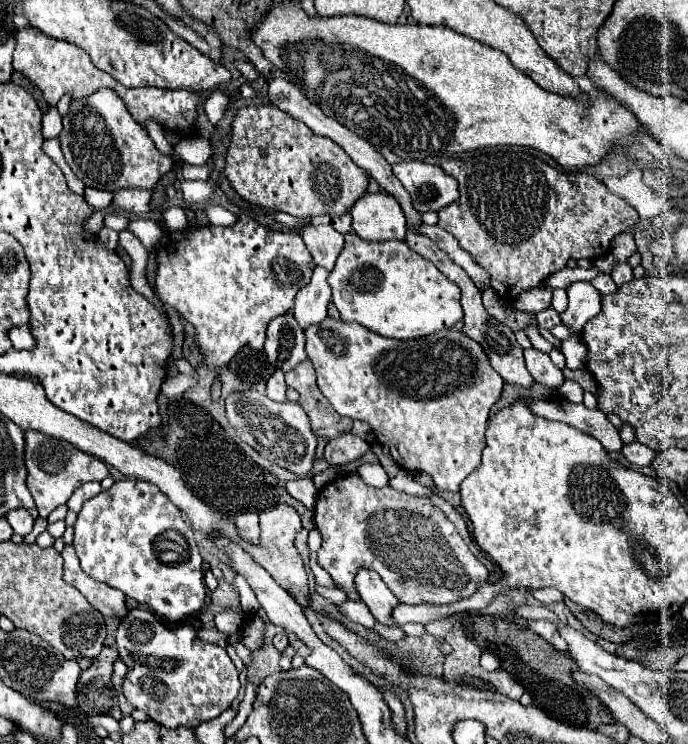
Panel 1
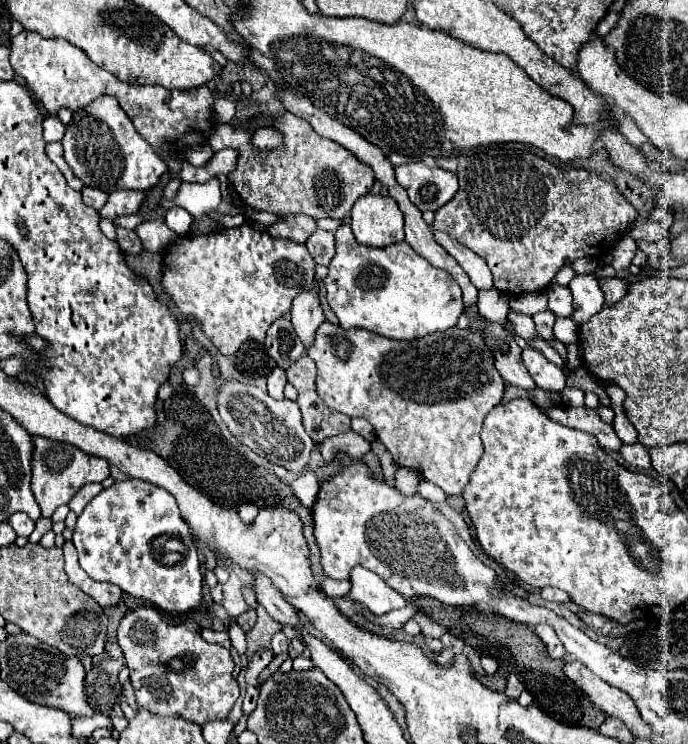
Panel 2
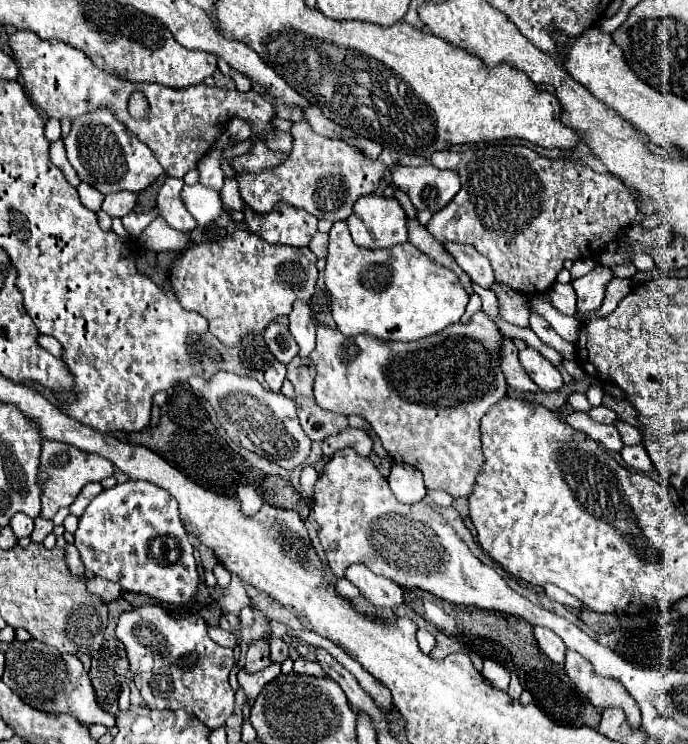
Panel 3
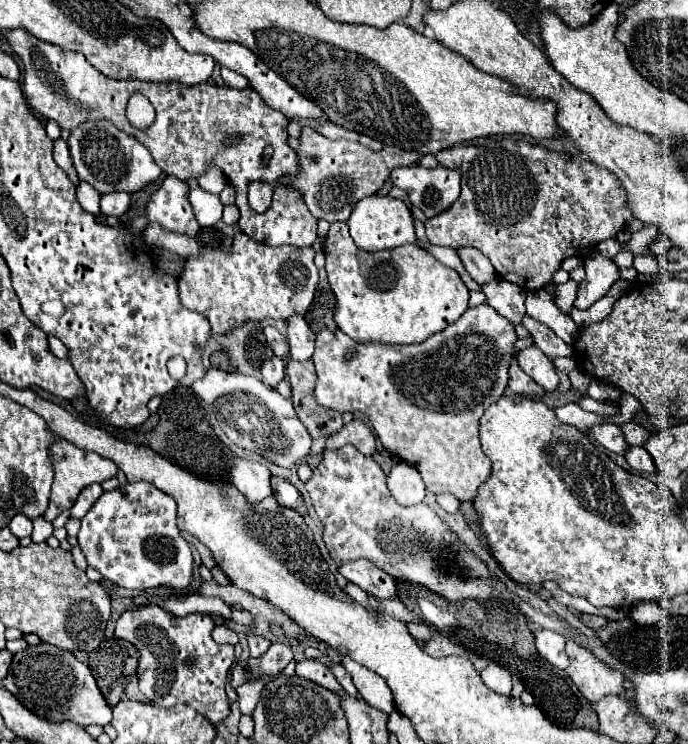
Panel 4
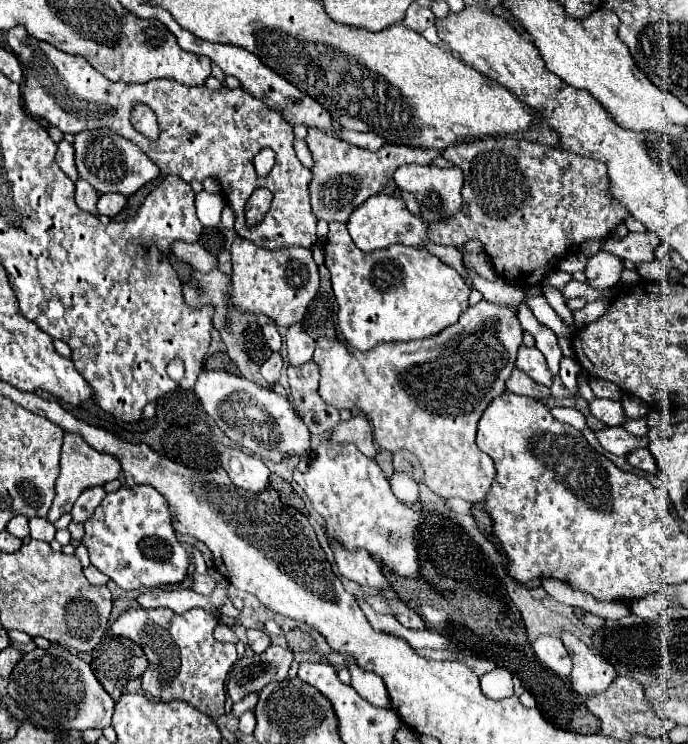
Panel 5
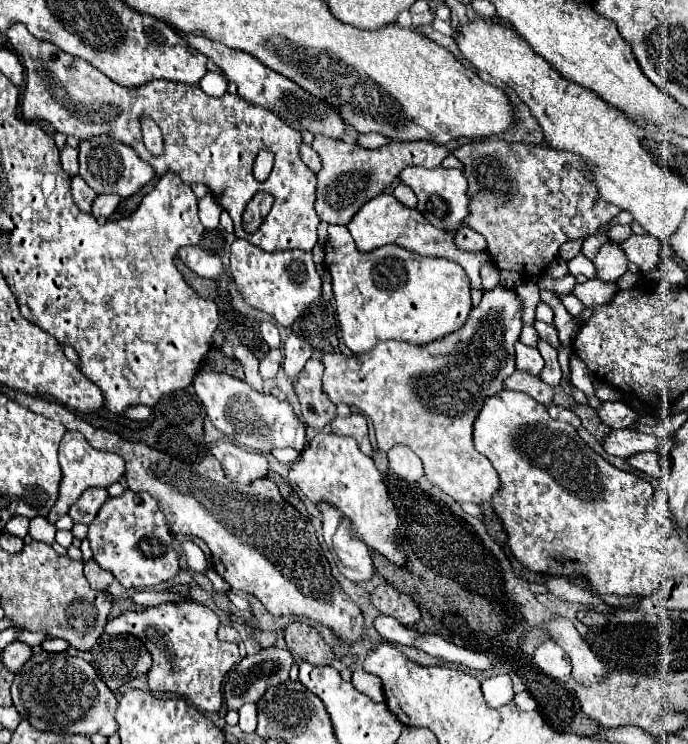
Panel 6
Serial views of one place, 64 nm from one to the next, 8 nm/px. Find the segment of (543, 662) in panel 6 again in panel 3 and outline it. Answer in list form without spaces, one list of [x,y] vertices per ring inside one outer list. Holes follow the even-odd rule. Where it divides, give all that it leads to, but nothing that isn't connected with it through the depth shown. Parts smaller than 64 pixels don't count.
[[[540,626],[534,628],[534,636],[536,636],[536,642],[538,642],[540,650],[542,650],[552,662],[564,666],[566,646],[564,646],[562,638],[558,638],[552,630],[548,630],[548,628],[540,628]]]

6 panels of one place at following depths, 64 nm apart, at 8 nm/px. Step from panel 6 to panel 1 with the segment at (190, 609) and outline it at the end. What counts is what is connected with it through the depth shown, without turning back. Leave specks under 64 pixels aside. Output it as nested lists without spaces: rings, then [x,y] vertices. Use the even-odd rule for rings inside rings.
[[[130,610],[116,630],[120,660],[128,666],[124,694],[128,702],[144,710],[164,726],[190,726],[220,716],[238,696],[238,672],[226,650],[200,642],[190,624],[170,624],[156,618],[150,610]]]

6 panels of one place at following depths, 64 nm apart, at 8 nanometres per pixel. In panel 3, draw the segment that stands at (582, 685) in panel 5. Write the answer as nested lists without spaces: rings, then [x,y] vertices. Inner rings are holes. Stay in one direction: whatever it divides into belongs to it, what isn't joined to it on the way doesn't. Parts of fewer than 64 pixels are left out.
[[[572,650],[566,652],[564,670],[570,676],[570,680],[578,686],[578,690],[586,694],[596,708],[620,706],[628,716],[630,726],[640,726],[640,710],[634,698],[624,690],[624,686],[620,686],[620,682],[616,682],[614,678],[598,676],[586,658],[580,658],[580,654]]]

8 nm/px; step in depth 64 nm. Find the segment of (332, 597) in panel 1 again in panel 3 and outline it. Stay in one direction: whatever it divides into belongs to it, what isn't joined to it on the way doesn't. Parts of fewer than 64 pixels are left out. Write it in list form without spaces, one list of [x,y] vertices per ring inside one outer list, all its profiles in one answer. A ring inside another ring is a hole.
[[[352,564],[344,572],[346,580],[350,580],[356,588],[360,588],[362,596],[366,596],[378,608],[392,608],[402,604],[402,588],[396,582],[374,574],[364,564]]]

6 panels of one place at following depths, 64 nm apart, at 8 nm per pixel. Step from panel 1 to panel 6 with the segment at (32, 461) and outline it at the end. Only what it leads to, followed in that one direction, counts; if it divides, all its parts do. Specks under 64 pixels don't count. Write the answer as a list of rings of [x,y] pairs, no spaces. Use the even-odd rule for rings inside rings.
[[[66,432],[64,434],[64,438],[60,442],[60,468],[62,468],[60,498],[48,514],[48,522],[52,522],[52,524],[56,524],[56,520],[68,512],[68,508],[80,498],[80,494],[86,488],[94,488],[94,486],[108,488],[124,476],[124,460],[112,452],[94,450],[80,432]]]

